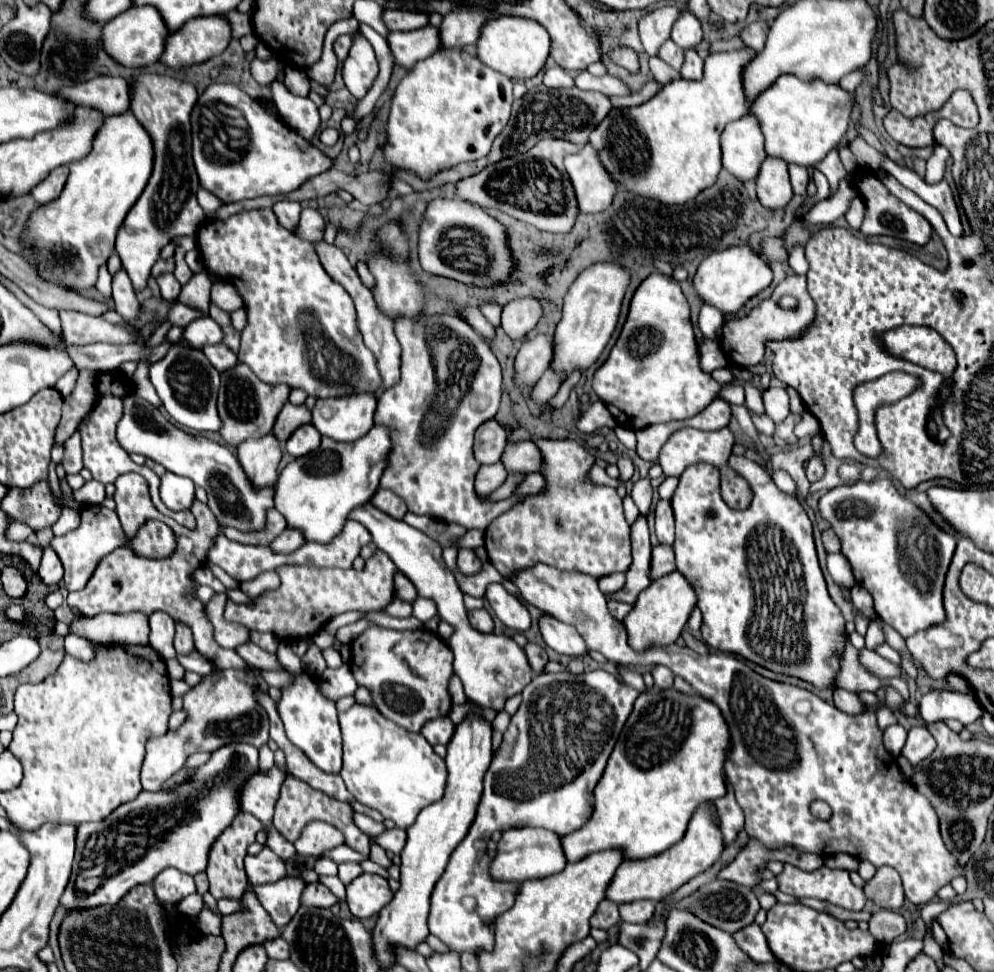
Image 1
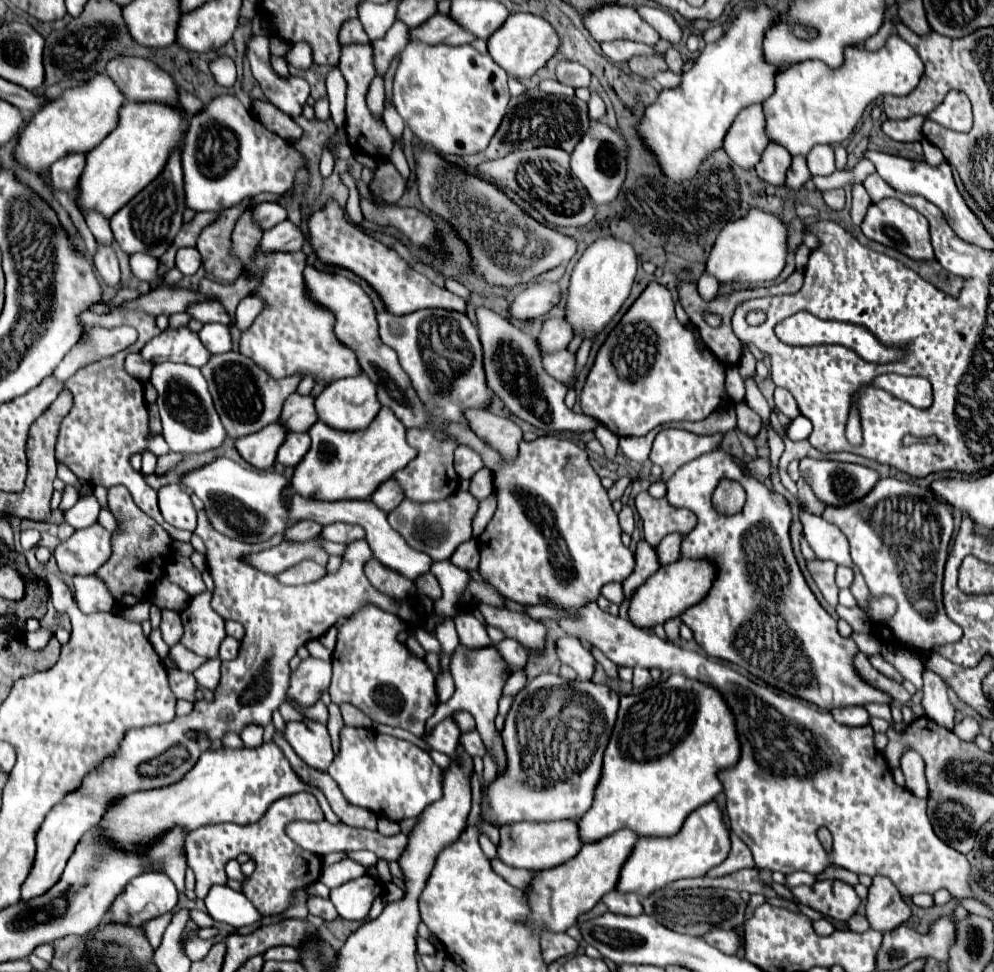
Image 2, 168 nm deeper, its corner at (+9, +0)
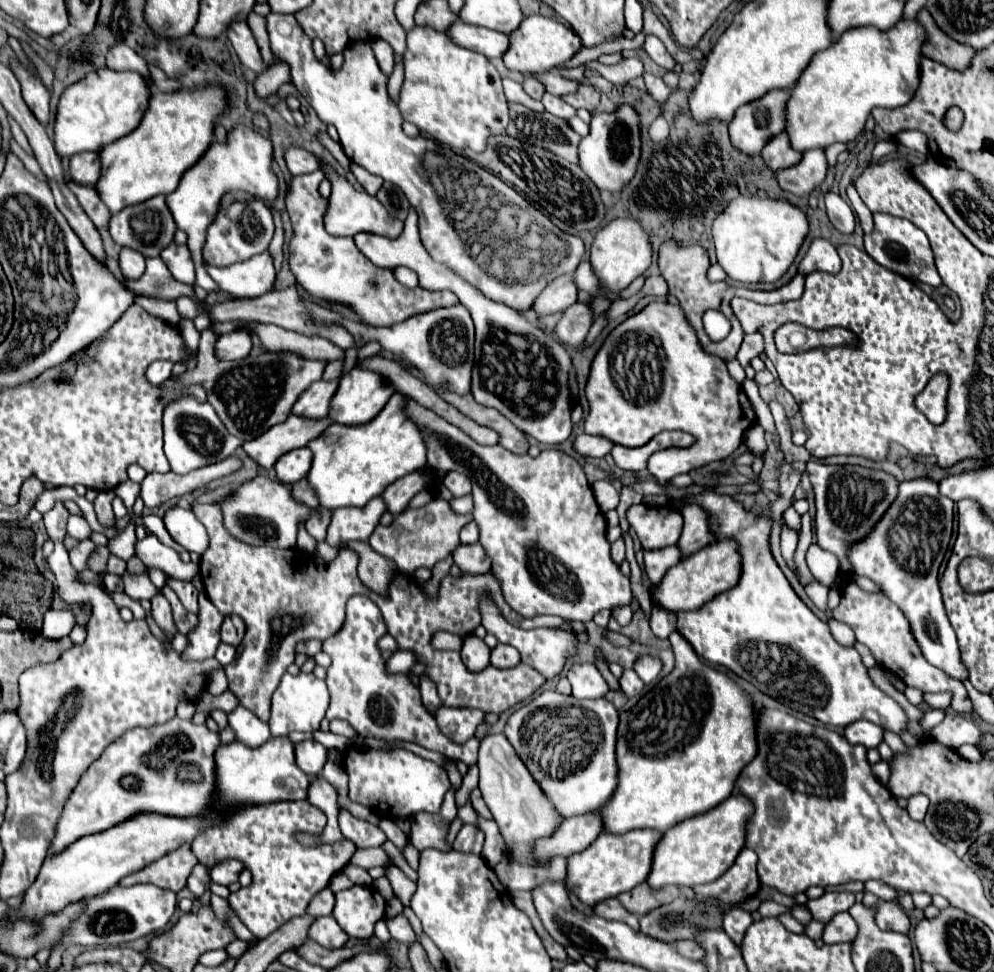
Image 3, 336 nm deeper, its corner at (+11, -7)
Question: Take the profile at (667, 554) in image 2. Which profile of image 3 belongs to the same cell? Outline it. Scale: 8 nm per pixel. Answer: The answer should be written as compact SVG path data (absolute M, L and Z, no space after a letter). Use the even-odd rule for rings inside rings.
M697 505L683 507L681 515L685 519L685 527L677 541L677 547L683 557L689 557L691 553L699 551L701 547L713 543L713 537L707 529L707 515L701 507L697 507Z

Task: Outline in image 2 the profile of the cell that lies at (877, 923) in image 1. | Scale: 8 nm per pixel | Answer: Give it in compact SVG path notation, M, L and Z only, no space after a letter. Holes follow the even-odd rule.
M853 914L853 916L847 920L847 924L849 924L849 928L855 930L855 932L867 932L867 930L869 930L869 922L867 922L867 918L861 916L861 914Z

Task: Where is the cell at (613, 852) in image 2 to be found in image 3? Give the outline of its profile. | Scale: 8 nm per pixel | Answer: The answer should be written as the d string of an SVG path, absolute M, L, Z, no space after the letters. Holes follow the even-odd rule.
M635 829L623 835L601 833L585 851L567 859L567 875L565 889L575 893L581 903L587 907L595 907L597 903L617 897L643 883L651 869L651 855L655 843L661 839L661 833L649 829Z

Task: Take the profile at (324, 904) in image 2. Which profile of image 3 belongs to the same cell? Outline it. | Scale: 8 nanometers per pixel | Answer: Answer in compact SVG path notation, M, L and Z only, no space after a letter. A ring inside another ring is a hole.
M331 915L317 917L309 927L309 937L323 947L343 947L347 941L347 933L337 925Z

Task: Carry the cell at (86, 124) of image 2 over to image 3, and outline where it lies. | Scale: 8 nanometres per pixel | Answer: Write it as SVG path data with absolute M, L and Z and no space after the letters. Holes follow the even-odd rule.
M107 67L69 85L59 97L53 121L53 145L57 155L65 159L85 151L99 153L105 145L131 133L137 127L137 121L141 121L141 113L145 111L145 101L149 101L149 95L151 91L147 89L147 83L141 75L133 71L119 73Z

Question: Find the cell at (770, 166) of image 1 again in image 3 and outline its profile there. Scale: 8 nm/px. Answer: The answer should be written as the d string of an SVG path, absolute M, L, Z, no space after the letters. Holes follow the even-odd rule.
M785 133L773 137L773 141L769 141L769 145L765 145L765 149L761 151L761 157L773 173L793 167L797 161L801 161L801 153L789 149L789 139L785 137Z

